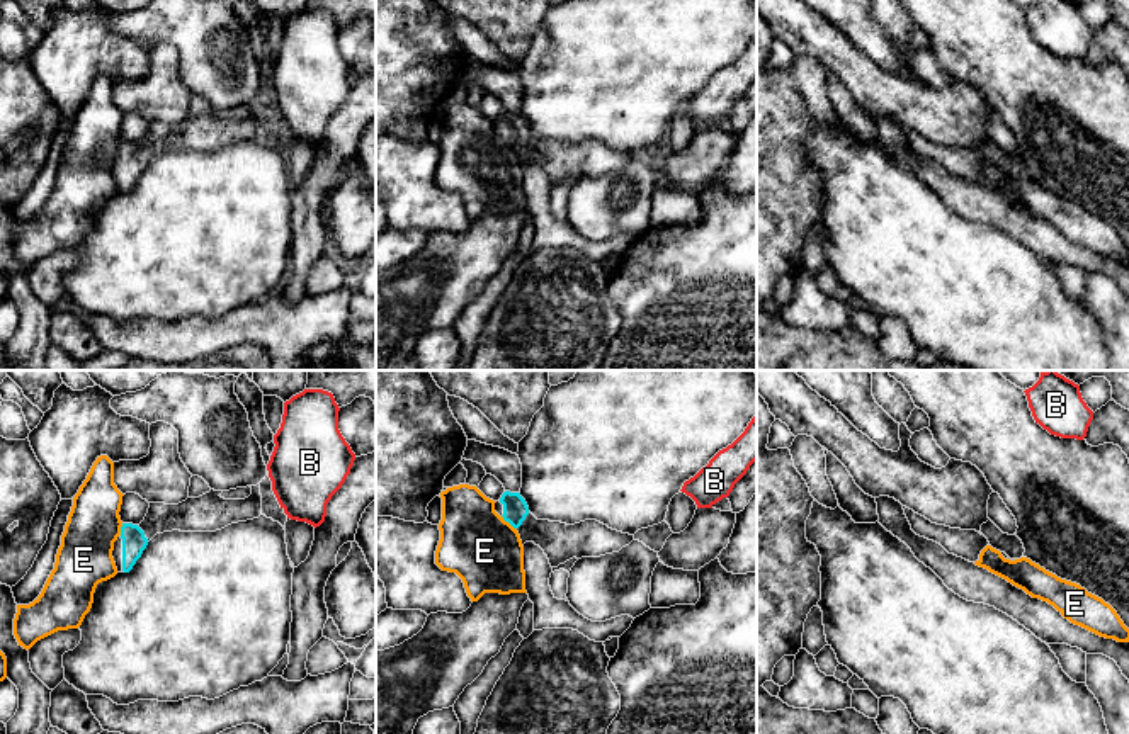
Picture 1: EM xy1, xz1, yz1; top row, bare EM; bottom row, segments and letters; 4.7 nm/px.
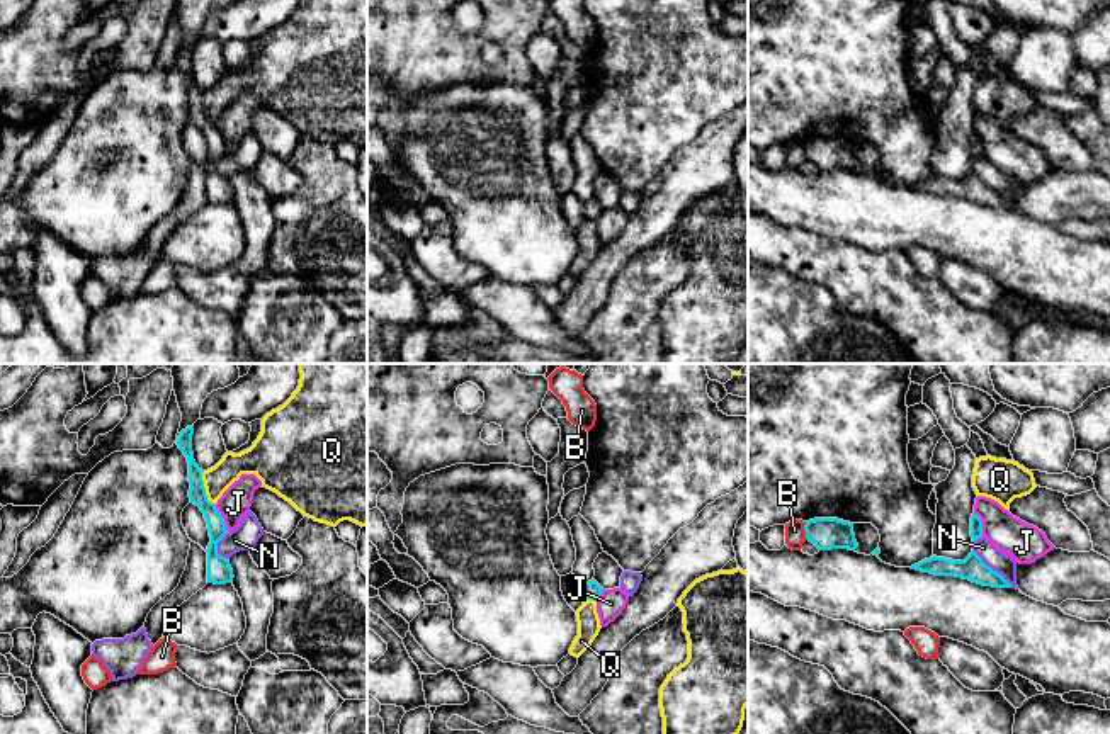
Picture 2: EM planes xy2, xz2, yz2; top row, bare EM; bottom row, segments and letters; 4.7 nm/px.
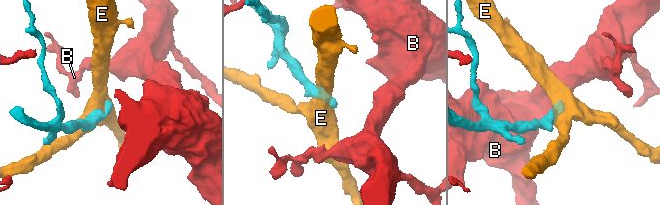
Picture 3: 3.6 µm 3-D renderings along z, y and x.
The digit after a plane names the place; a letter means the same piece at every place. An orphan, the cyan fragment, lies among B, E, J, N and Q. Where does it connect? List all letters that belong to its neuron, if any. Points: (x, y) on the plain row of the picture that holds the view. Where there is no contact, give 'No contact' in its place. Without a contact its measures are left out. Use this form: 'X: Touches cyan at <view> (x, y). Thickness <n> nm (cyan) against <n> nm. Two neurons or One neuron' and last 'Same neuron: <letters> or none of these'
B: Touches cyan at yz2 (804, 148). Thickness 150 nm (cyan) against 100 nm. Two neurons
E: Touches cyan at xz1 (509, 141). Thickness 120 nm (cyan) against 340 nm. Two neurons
J: Touches cyan at xy2 (223, 138). Thickness 120 nm (cyan) against 150 nm. Two neurons
N: Touches cyan at yz2 (991, 189). Thickness 120 nm (cyan) against 100 nm. Two neurons
Q: Touches cyan at xy2 (204, 107). Thickness 90 nm (cyan) against 130 nm. Two neurons
Same neuron: none of these

